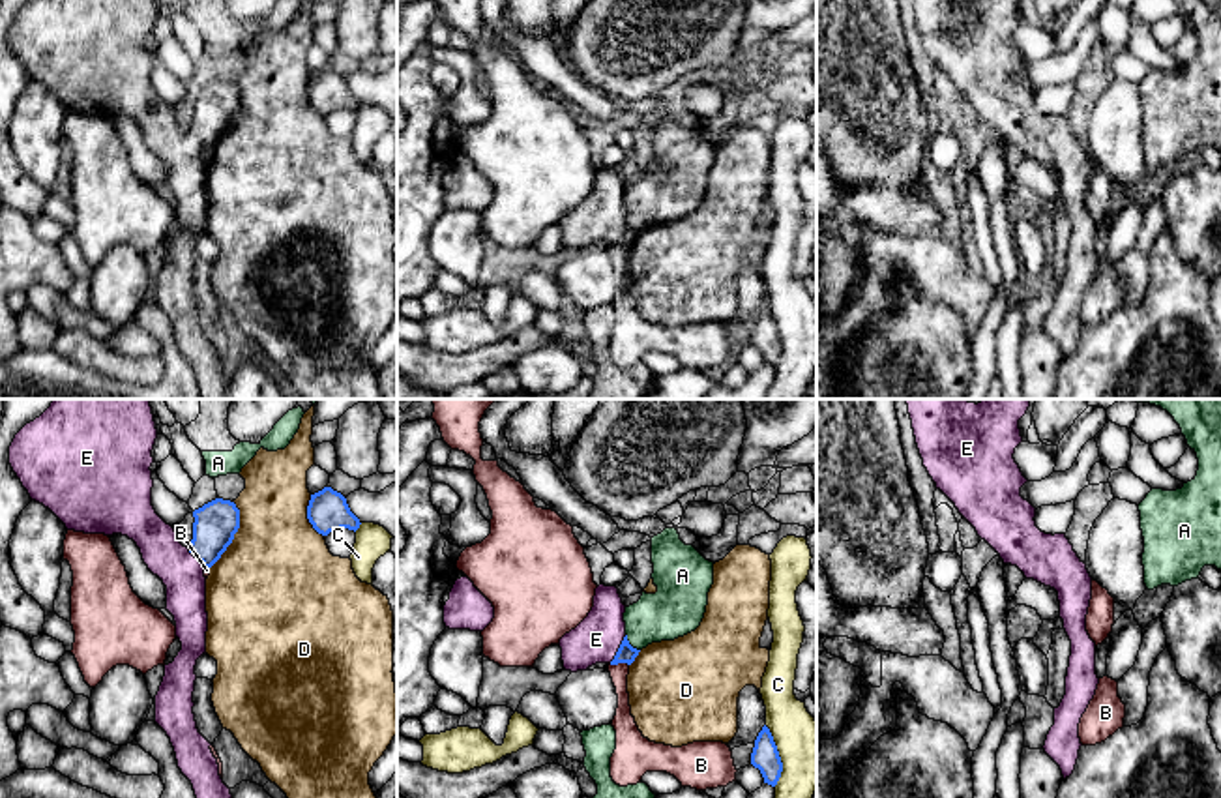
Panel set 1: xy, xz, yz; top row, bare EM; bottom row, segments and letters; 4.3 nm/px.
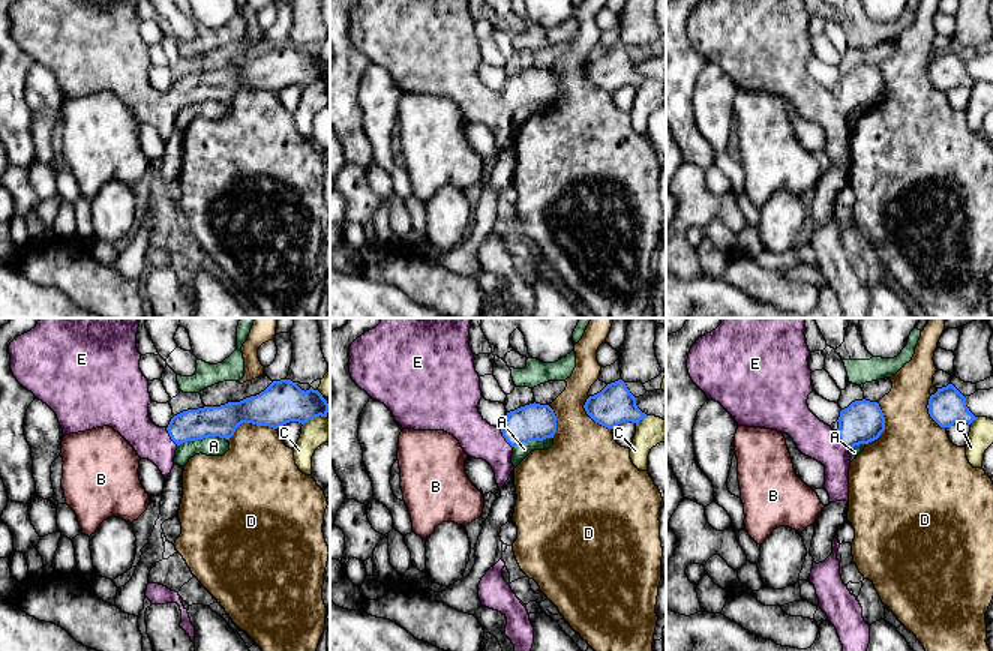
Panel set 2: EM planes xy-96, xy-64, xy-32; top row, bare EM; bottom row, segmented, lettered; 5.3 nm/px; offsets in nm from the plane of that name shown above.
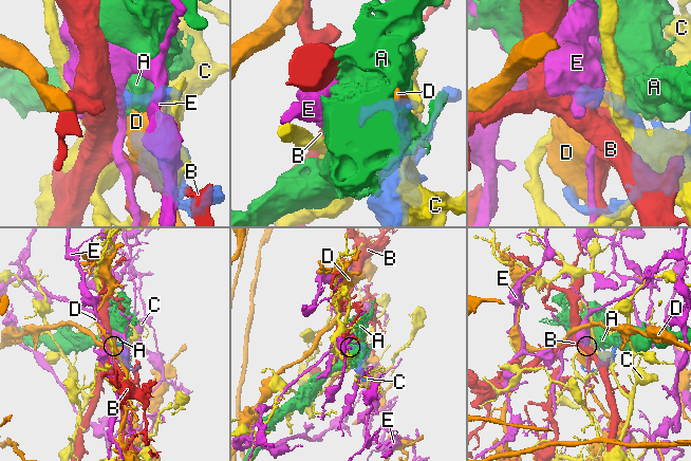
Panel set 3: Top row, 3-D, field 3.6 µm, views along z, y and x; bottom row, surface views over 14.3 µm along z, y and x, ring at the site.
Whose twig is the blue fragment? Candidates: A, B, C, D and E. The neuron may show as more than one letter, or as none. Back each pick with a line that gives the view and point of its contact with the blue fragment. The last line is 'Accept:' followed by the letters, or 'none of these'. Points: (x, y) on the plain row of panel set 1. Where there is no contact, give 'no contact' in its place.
E: contact xz (618, 231)
Accept: E

